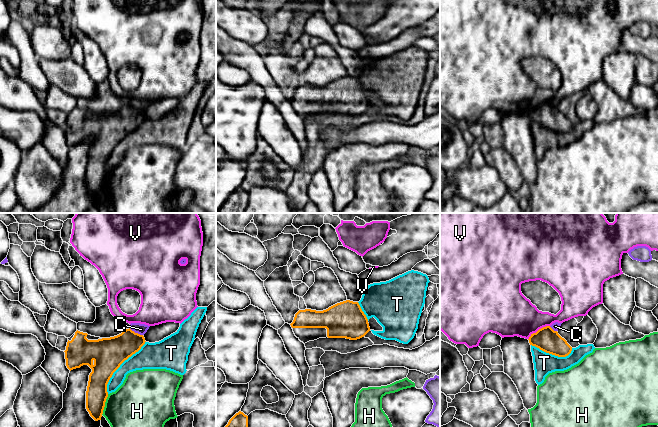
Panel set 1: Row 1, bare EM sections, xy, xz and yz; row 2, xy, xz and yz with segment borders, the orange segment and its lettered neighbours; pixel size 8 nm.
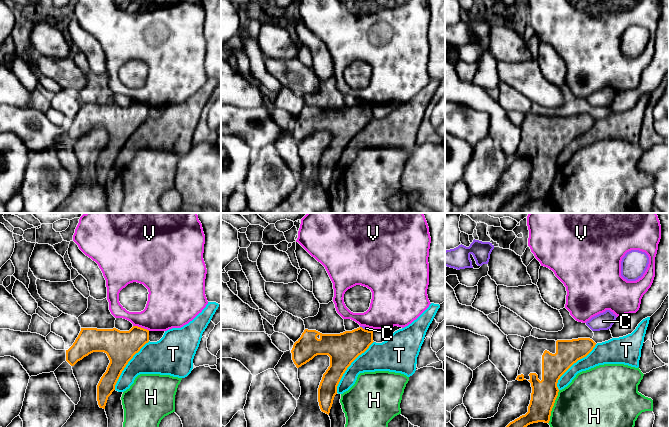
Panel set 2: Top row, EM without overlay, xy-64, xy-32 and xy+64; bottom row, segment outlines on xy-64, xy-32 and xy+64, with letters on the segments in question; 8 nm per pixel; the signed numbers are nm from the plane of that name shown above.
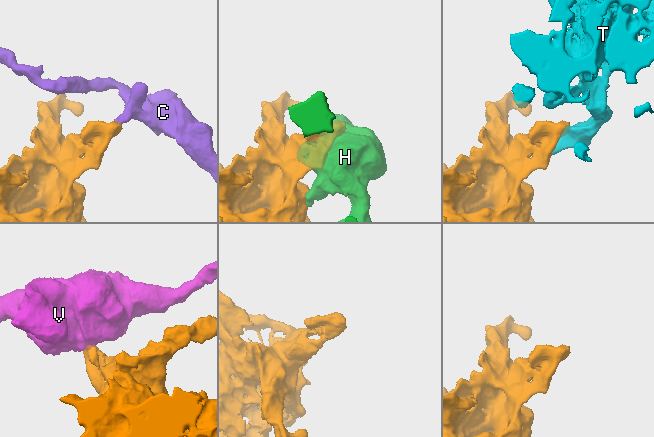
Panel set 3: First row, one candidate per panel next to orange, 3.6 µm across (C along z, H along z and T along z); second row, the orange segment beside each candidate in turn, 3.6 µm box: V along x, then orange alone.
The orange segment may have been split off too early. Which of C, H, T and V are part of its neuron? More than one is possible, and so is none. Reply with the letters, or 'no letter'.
no letter

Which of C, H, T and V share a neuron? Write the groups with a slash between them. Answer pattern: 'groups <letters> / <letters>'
groups C / H / T / V

